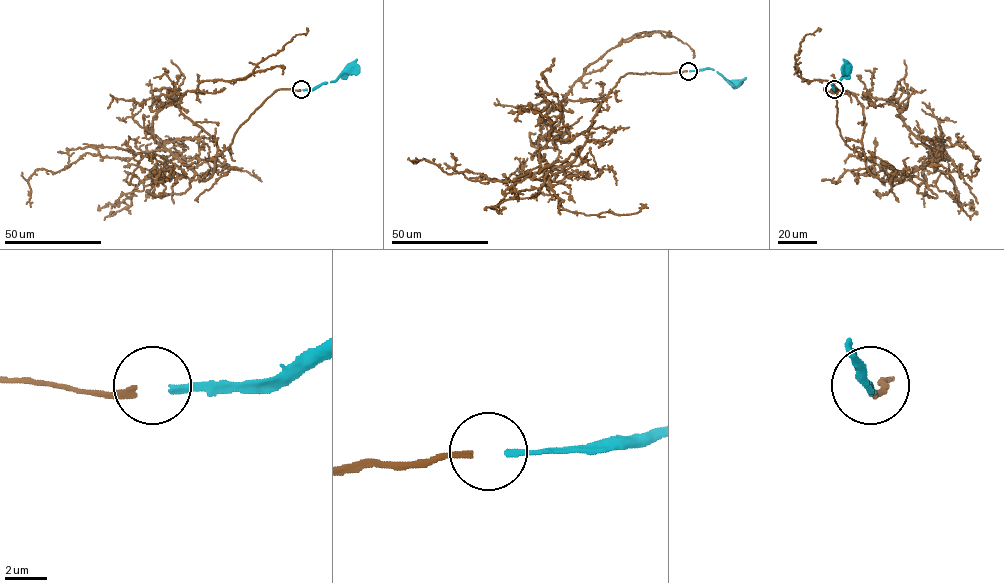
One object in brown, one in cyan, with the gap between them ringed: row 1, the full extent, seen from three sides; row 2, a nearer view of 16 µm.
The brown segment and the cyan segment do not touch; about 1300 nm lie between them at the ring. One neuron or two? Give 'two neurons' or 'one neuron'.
one neuron

